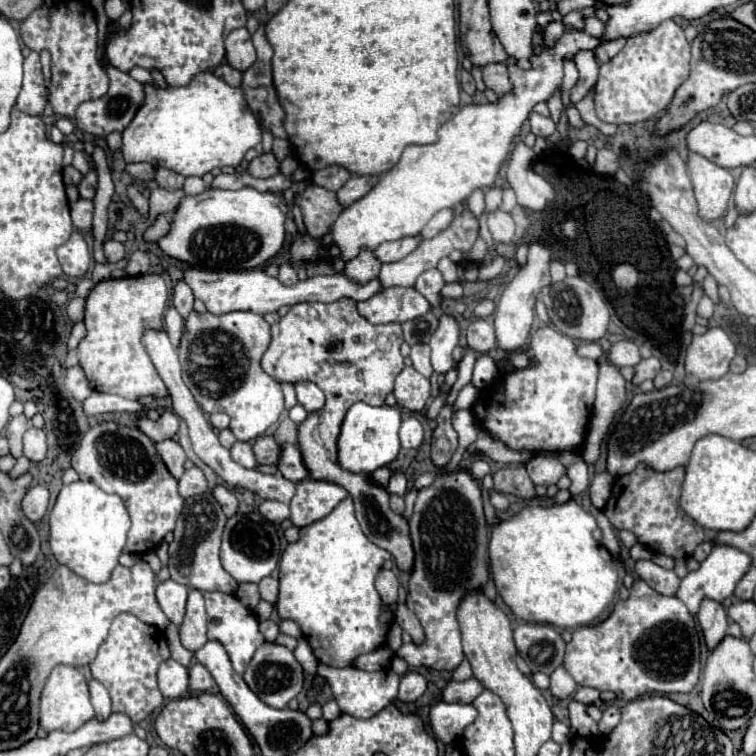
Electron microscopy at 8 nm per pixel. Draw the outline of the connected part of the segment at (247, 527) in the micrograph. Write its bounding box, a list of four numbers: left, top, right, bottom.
[221,512,281,584]

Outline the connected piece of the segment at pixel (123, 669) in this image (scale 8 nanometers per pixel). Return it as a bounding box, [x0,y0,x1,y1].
[91,614,169,722]

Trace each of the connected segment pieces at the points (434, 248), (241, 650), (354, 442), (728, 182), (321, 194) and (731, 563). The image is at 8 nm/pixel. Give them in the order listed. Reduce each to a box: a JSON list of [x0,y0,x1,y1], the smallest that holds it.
[[379,210,477,288],[205,592,265,674],[339,402,401,474],[689,154,735,222],[299,186,343,236],[677,546,751,614]]

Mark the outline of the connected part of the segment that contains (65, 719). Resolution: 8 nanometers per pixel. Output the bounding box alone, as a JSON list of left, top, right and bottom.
[39,666,95,732]

